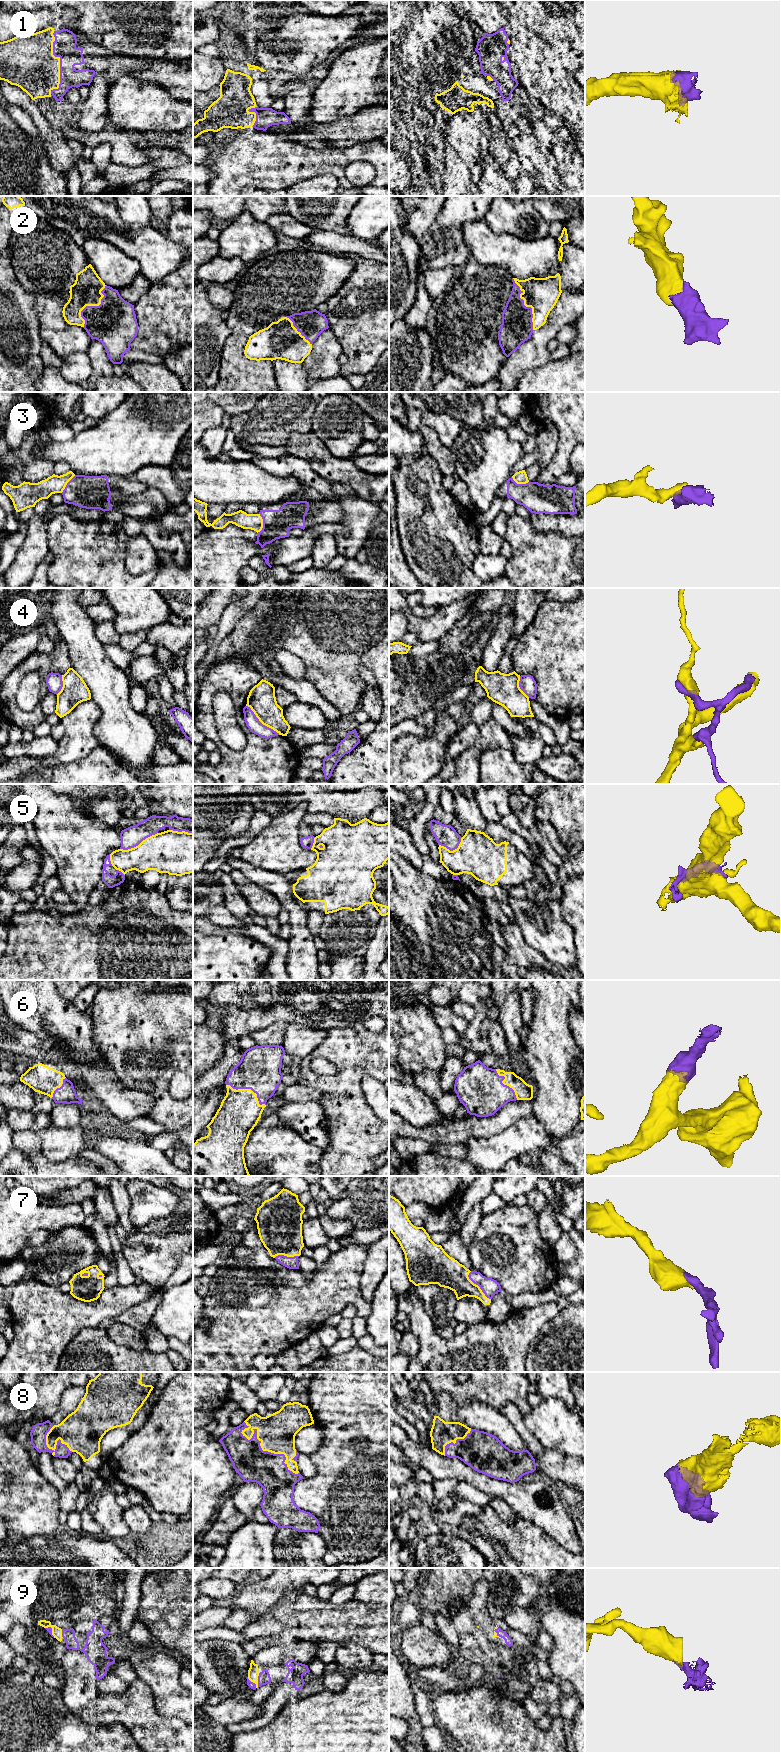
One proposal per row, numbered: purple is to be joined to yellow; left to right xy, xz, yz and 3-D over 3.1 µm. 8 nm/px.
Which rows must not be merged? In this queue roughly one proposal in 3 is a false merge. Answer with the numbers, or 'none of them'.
3, 4, 5

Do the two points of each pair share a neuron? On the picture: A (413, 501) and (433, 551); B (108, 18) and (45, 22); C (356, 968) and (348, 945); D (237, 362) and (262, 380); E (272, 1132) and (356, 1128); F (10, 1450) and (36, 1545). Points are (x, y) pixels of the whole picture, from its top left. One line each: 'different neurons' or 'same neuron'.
A: same neuron
B: different neurons
C: different neurons
D: same neuron
E: different neurons
F: different neurons

